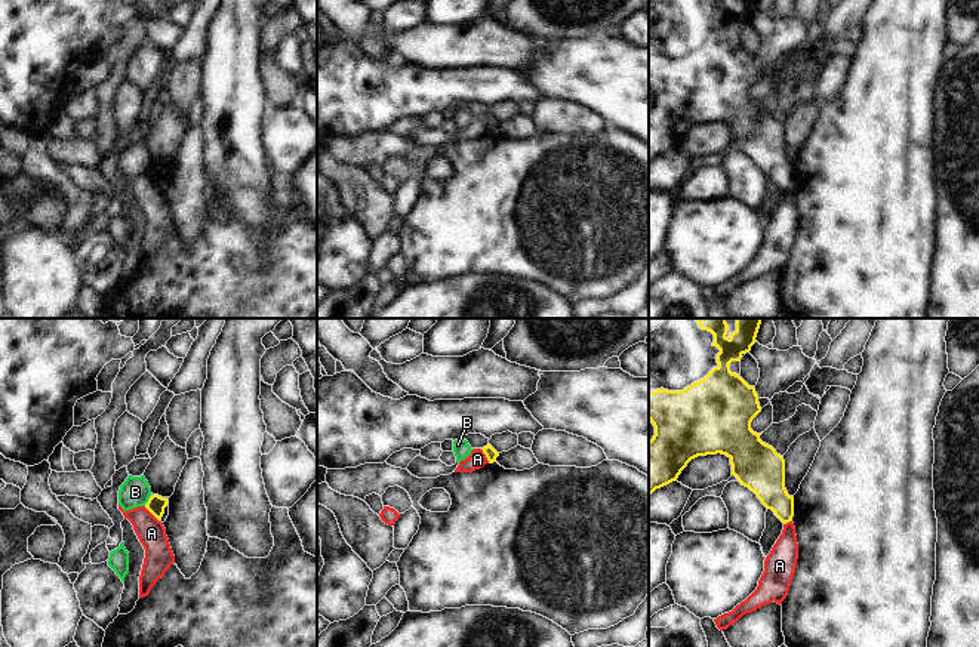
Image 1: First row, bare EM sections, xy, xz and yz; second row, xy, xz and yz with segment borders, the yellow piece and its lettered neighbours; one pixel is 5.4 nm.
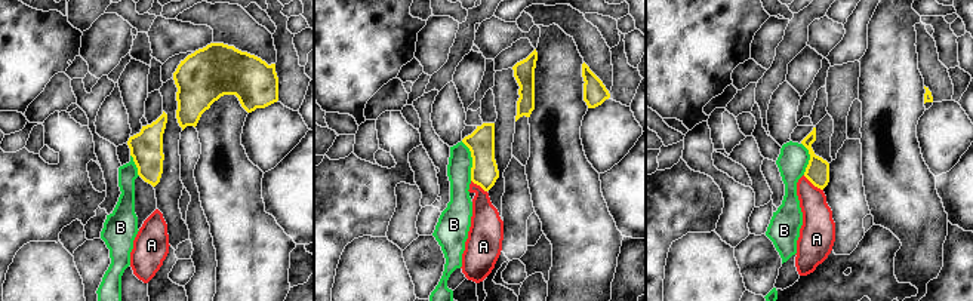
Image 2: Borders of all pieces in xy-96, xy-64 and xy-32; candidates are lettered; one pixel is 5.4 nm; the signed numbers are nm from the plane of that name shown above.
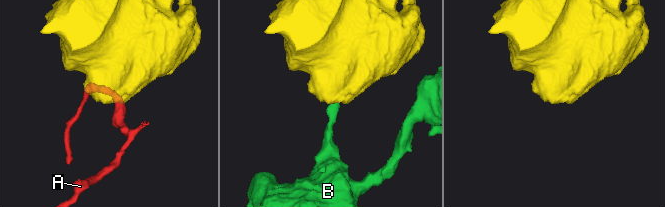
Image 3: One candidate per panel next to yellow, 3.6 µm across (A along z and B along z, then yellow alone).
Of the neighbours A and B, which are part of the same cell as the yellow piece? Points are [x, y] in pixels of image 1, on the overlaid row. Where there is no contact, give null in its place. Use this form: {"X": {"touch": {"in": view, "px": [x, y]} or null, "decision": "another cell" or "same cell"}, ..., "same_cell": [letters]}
{"A": {"touch": {"in": "xz", "px": [486, 456]}, "decision": "another cell"}, "B": {"touch": {"in": "xy", "px": [148, 501]}, "decision": "another cell"}, "same_cell": []}

